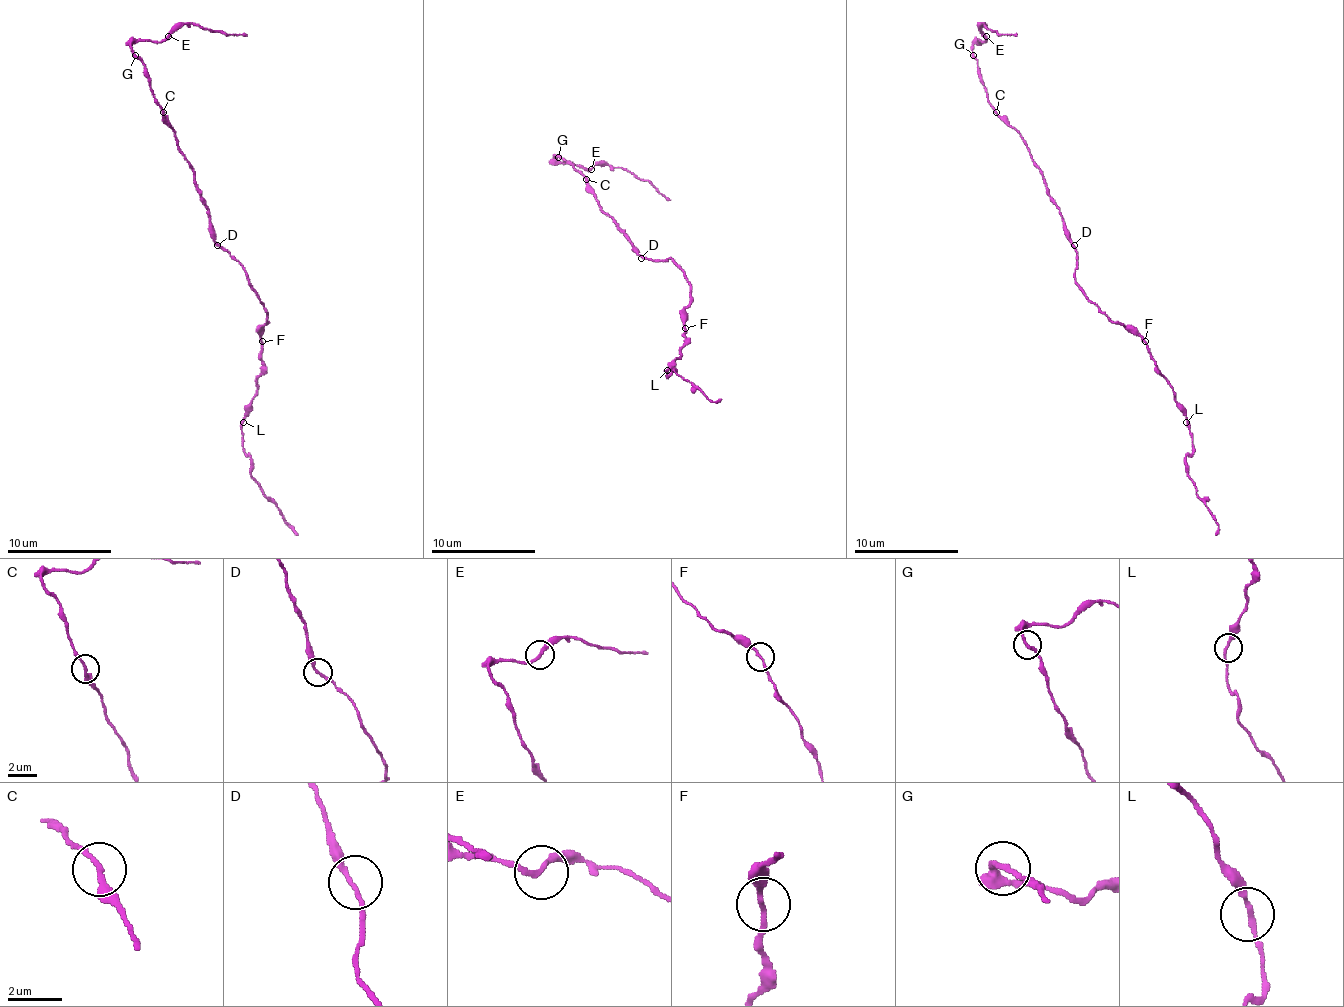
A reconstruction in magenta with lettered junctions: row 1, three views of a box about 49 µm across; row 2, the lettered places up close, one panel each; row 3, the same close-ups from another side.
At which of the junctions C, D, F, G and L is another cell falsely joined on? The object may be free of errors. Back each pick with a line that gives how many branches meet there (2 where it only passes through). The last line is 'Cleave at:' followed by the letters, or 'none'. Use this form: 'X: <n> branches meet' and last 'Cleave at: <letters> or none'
G: 2 branches meet
Cleave at: G

